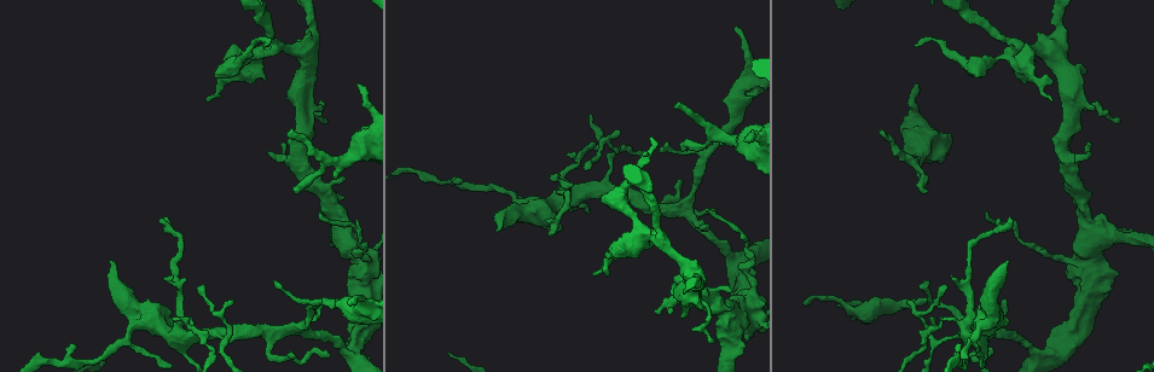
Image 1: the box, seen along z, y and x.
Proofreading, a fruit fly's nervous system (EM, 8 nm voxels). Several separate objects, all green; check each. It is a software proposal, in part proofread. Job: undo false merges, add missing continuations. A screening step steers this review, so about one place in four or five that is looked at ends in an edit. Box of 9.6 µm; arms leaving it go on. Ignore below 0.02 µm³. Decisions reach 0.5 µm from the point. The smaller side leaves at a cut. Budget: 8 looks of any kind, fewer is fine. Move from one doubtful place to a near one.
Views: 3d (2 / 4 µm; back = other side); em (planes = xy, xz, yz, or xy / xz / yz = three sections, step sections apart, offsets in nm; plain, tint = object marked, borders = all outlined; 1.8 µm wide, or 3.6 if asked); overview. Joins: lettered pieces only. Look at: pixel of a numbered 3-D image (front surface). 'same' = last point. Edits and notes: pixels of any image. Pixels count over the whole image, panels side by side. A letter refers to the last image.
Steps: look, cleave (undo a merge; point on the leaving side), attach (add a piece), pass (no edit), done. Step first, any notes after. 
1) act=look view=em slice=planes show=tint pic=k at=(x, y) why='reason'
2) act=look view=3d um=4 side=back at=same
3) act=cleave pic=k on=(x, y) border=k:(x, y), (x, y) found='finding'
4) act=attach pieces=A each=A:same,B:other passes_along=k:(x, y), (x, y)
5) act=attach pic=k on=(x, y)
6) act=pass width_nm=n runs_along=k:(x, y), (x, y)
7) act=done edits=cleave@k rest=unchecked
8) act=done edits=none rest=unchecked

act=look view=3d um=4 side=back pic=1 at=(880, 131) why='an open end'

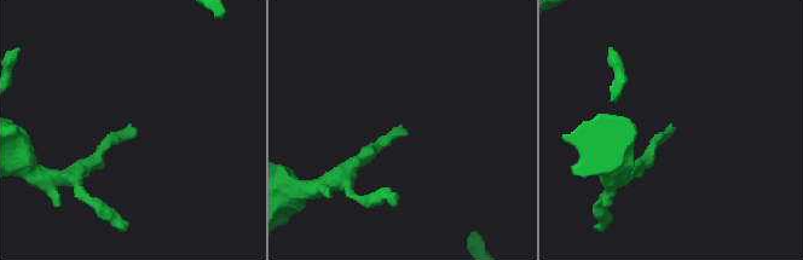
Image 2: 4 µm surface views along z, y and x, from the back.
act=look view=em slice=planes show=borders pic=2 at=(672, 129)

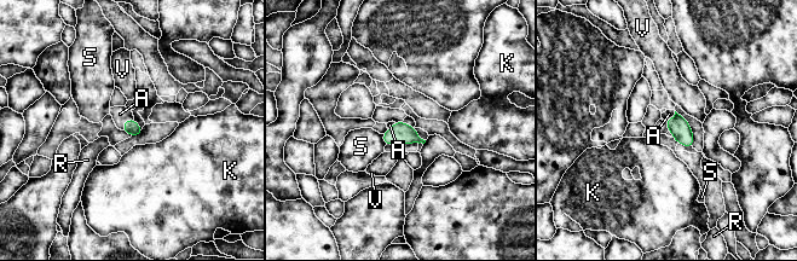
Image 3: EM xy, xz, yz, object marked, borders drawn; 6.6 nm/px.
act=attach pieces=A width_nm=100 each=A:same,K:other,R:other,S:other,V:other found='it goes on there'

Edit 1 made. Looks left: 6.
act=look view=em um=3.6 slice=planes show=borders pic=1 at=(336, 178) why='free end'

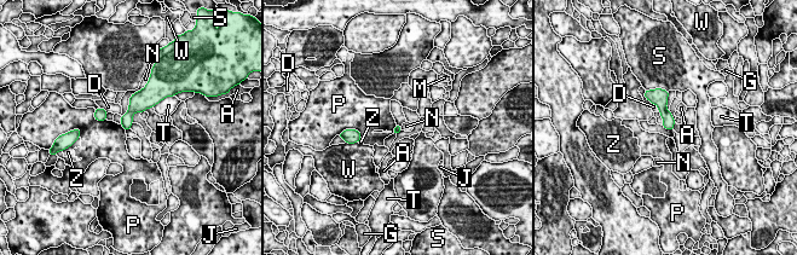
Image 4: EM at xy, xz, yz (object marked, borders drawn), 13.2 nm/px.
act=pass each=A:other,D:other,G:other,J:other,M:other,N:other,P:other,S:other,T:other,W:other,Z:other border=4:(140, 88), (131, 96), (121, 116) found='none of them fits'

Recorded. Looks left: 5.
act=look view=em slice=xz step=8 show=borders pic=1 at=(654, 311) why='an open end'

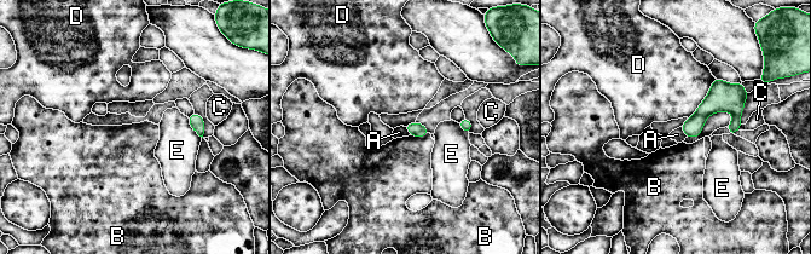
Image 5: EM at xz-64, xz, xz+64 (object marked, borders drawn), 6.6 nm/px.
act=look view=em slice=planes show=borders at=same

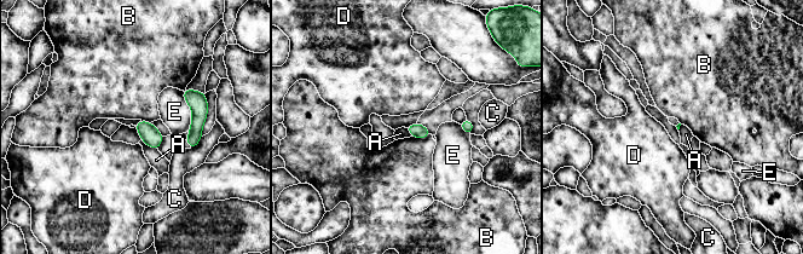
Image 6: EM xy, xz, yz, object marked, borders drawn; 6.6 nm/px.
act=pass each=A:other,B:other,C:other,D:other,E:other border=6:(142, 139), (157, 150) found='no lettered piece goes on from it'

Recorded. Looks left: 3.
act=look view=overview why='redraw'

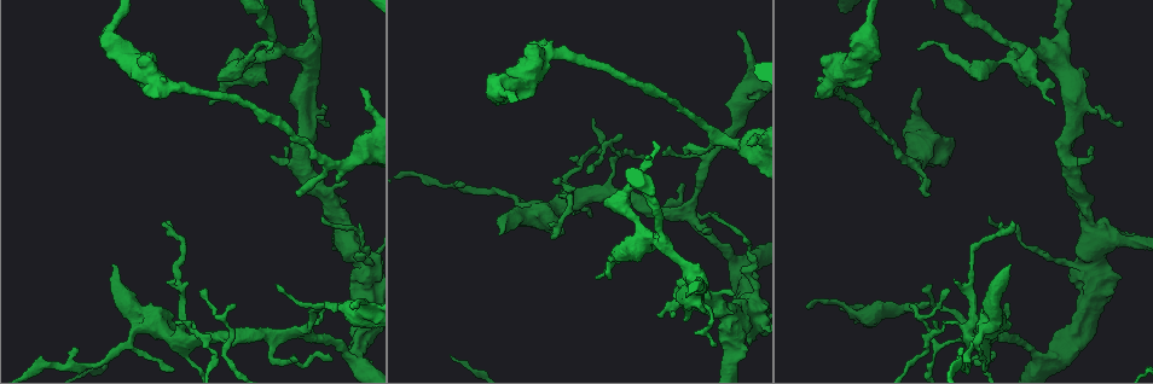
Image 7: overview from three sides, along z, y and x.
act=look view=3d um=4 pic=7 at=(369, 266) why='small branch off a trunk'

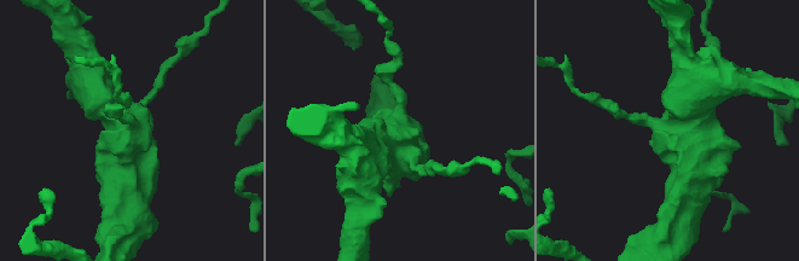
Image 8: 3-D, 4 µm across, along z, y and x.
act=look view=em um=3.6 slice=planes show=borders pic=8 at=(677, 129)

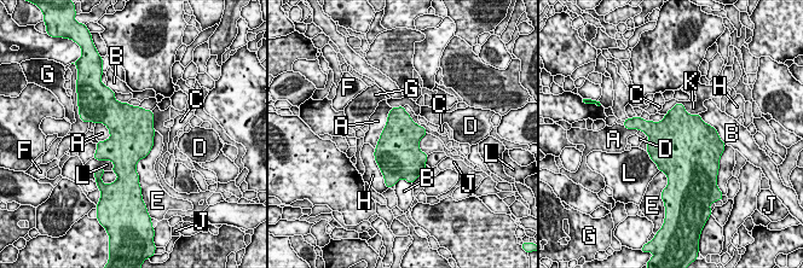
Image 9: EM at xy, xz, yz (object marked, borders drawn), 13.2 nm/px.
act=pass each=A:other,B:other,C:other,D:other,E:other,F:other,G:other,H:other,J:other,K:other,L:other arms=4 found='all the same neuron'

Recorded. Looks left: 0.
act=done edits=attach@3 rest=unchecked

